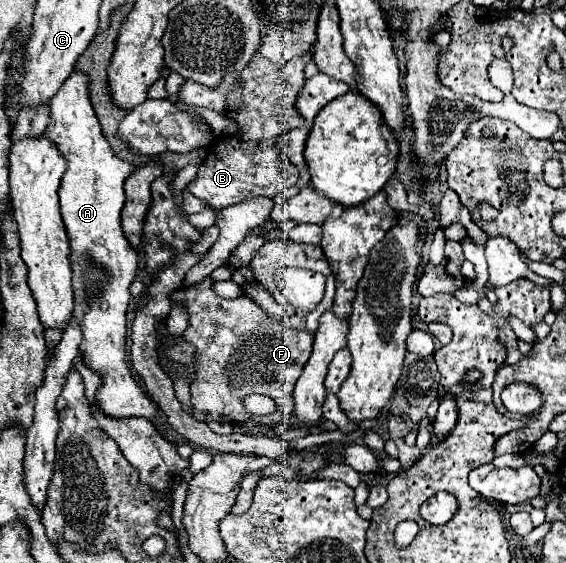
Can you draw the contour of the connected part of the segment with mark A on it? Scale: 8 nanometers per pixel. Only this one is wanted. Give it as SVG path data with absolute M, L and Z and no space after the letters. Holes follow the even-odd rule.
M73 71L69 75L69 79L63 83L61 91L53 97L51 103L51 119L47 125L47 137L51 141L55 141L59 145L59 151L63 153L63 157L67 159L67 171L61 179L61 187L59 187L59 199L61 199L61 215L71 239L71 261L73 261L73 291L75 291L75 309L73 315L81 319L81 331L83 331L83 343L79 345L79 351L85 359L85 363L97 371L103 379L105 385L99 387L95 401L101 407L101 411L105 415L113 415L113 417L155 417L159 411L159 405L147 397L143 393L143 389L139 387L139 383L133 377L131 365L127 363L127 353L125 353L125 331L127 331L127 323L125 323L125 315L127 315L127 307L131 301L131 293L129 293L129 285L135 279L135 271L137 271L137 253L135 249L129 245L127 237L123 235L121 229L121 209L125 203L125 193L123 193L123 183L125 179L133 173L135 167L131 167L131 163L123 163L119 159L119 155L115 157L115 151L111 151L111 145L107 143L105 135L101 133L101 125L95 117L95 111L91 107L89 101L89 93L87 93L87 75L83 75L81 71ZM83 255L87 255L93 263L99 263L101 267L107 267L111 271L111 283L103 289L101 297L91 301L91 303L83 303L83 283L81 283L81 271L83 271Z

